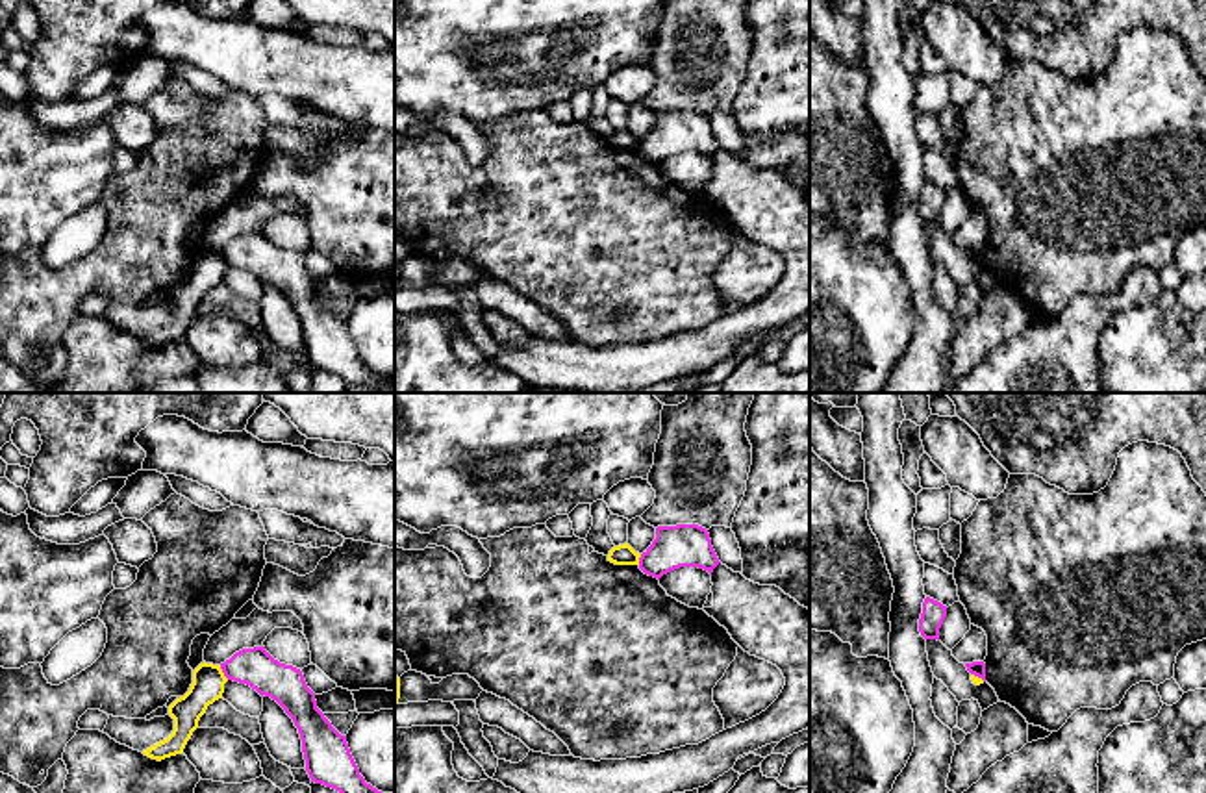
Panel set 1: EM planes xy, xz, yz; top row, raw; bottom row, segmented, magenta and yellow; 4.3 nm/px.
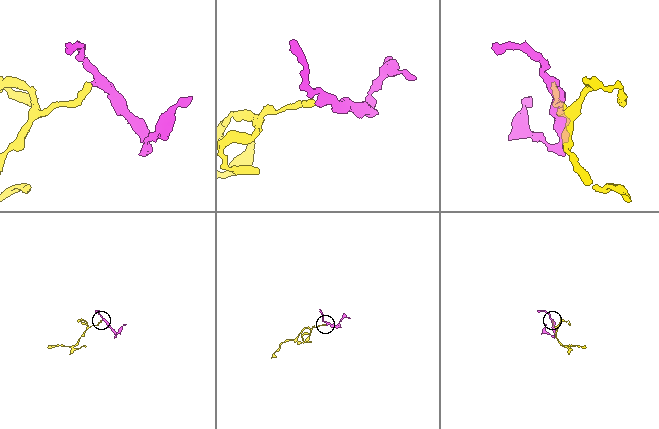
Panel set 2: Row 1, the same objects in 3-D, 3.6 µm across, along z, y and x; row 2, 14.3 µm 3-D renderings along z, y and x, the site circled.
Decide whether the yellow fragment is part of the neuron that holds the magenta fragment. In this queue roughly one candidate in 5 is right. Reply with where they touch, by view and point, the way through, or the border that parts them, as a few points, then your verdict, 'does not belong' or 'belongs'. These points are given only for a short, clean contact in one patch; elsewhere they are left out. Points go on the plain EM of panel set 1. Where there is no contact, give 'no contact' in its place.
xy (223, 256) | along xy (219, 251), (228, 264) | does not belong

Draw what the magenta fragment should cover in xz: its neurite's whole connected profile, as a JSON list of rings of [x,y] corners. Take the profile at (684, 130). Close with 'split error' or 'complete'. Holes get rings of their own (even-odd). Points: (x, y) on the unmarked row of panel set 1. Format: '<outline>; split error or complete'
[[[698,109],[658,111],[656,124],[639,143],[639,154],[658,165],[680,152],[711,159],[719,148],[708,115]]]; complete

